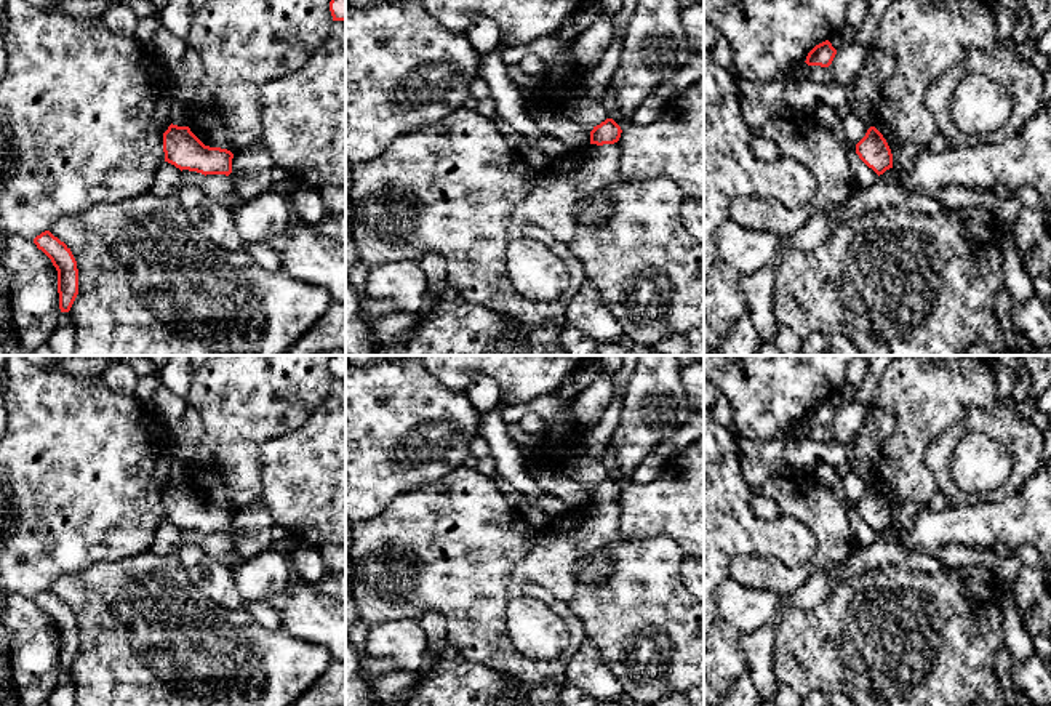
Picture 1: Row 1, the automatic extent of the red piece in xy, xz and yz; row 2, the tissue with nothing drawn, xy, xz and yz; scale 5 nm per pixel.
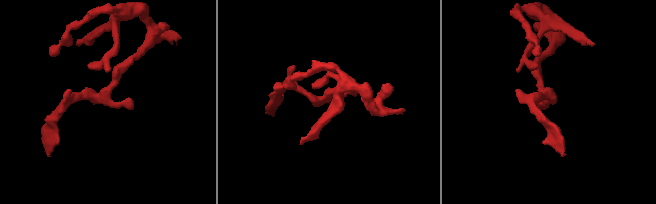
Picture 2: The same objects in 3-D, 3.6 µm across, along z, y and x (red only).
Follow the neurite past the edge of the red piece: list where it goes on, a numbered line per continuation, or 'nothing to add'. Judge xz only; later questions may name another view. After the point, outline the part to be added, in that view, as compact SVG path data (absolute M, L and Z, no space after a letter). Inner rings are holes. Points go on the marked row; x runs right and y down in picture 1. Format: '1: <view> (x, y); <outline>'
nothing to add

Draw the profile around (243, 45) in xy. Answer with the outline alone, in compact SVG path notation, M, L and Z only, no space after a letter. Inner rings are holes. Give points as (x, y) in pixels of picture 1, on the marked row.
M208 0L192 13L186 43L202 59L203 77L189 104L190 131L210 147L232 154L262 142L262 88L299 70L325 43L331 0Z

